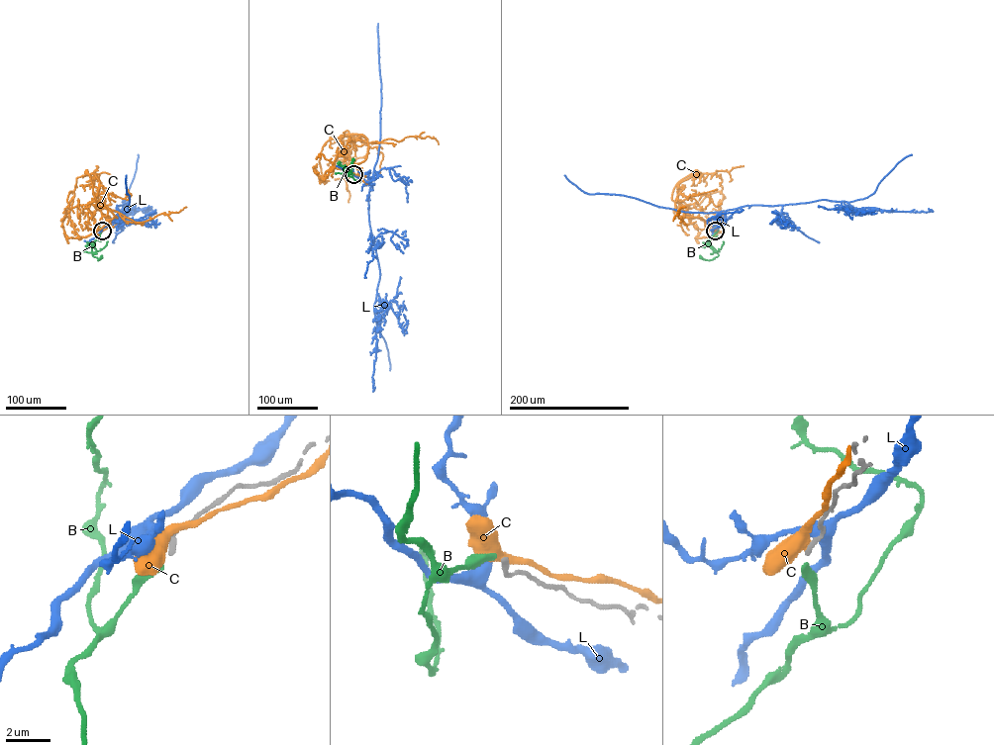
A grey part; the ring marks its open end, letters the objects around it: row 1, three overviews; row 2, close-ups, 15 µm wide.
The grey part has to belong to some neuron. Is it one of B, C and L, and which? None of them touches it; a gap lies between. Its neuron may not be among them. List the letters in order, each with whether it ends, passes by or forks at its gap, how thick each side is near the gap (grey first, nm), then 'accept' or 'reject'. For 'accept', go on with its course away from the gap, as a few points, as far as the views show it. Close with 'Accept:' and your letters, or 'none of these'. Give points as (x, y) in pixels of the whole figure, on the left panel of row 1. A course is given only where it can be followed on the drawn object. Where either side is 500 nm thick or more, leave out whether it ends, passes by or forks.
B: it ends; calibres 200 and 360 nm; accept; course (102, 232), (91, 245), (92, 255), (98, 260), (101, 257)
C: calibres 200 and 550 nm; reject
L: it passes by; calibres 200 and 460 nm; reject
Accept: B

